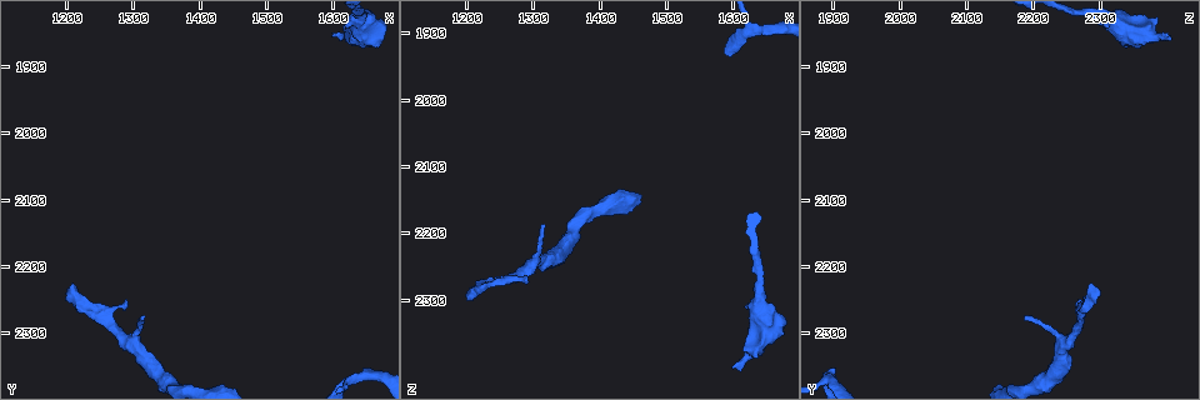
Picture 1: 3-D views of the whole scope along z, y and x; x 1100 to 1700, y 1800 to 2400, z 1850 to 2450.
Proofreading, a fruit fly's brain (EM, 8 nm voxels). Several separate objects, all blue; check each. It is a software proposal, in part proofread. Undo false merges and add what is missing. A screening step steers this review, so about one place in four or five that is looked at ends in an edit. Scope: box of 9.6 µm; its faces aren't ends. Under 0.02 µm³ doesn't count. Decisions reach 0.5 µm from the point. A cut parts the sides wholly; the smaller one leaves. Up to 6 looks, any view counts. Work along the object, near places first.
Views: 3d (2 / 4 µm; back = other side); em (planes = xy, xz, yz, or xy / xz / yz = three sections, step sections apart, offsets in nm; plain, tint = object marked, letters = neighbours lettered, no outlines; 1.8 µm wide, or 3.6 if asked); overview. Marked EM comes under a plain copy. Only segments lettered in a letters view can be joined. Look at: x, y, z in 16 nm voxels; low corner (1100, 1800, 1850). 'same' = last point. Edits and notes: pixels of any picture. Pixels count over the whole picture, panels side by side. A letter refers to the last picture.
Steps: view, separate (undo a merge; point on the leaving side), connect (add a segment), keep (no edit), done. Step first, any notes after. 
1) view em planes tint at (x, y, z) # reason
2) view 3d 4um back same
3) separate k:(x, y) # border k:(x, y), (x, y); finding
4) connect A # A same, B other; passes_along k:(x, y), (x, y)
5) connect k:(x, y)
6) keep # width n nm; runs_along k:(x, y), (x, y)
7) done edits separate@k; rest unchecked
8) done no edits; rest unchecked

view 3d 2um at (1595, 1855, 2400) # branch stops here

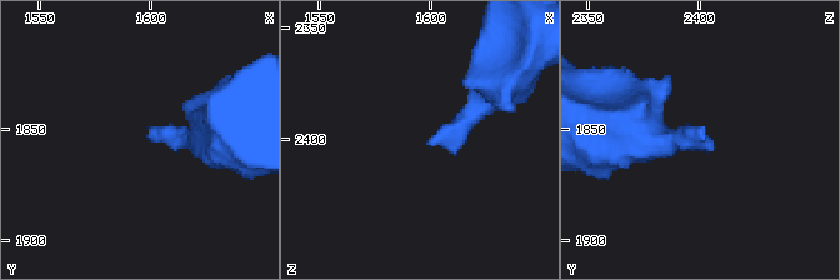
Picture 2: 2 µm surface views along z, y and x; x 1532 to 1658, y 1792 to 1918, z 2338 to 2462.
view em planes letters at (1599, 1855, 2400) # shape alone is not enough

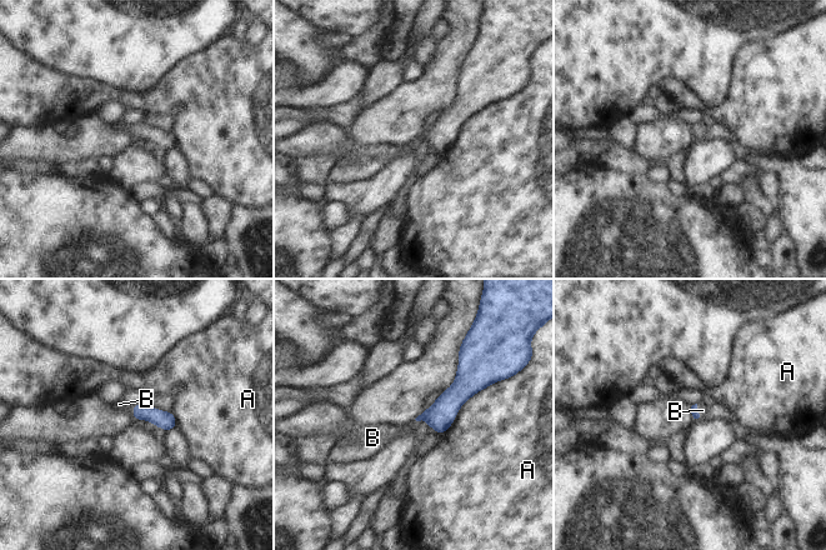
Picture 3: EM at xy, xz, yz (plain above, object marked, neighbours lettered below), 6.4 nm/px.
connect B # A other, B same; passes_along 3:(161, 419), (134, 410), (119, 404); the neuron continues

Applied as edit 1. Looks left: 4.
view 3d 4um at (1205, 2230, 2280) # an open end

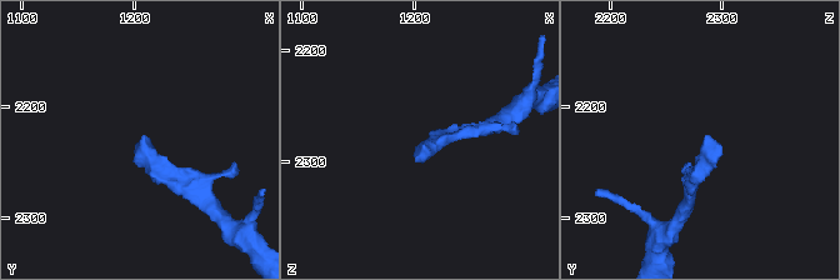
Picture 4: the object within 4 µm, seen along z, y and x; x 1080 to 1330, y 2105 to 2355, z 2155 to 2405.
view em planes tint at (1206, 2226, 2284) # need the tissue

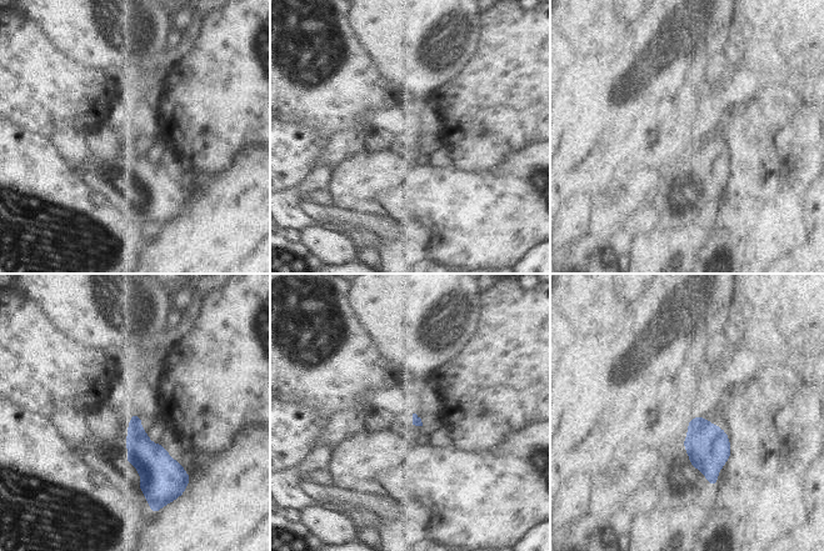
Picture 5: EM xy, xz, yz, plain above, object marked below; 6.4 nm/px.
view em planes letters same

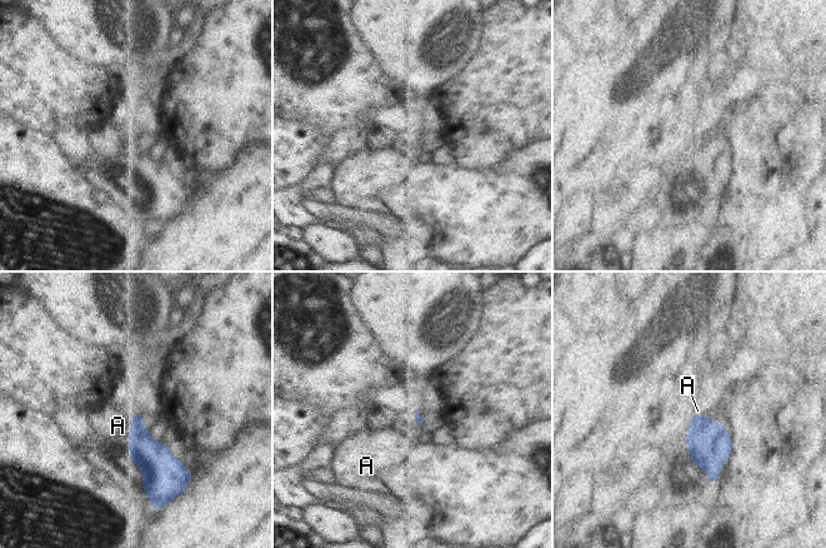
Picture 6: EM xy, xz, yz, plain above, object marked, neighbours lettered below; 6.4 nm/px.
connect A # A same; passes_along 6:(151, 457), (130, 426), (118, 426); the neuron continues

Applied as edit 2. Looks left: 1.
done edits connect@3, connect@6; rest unchecked

